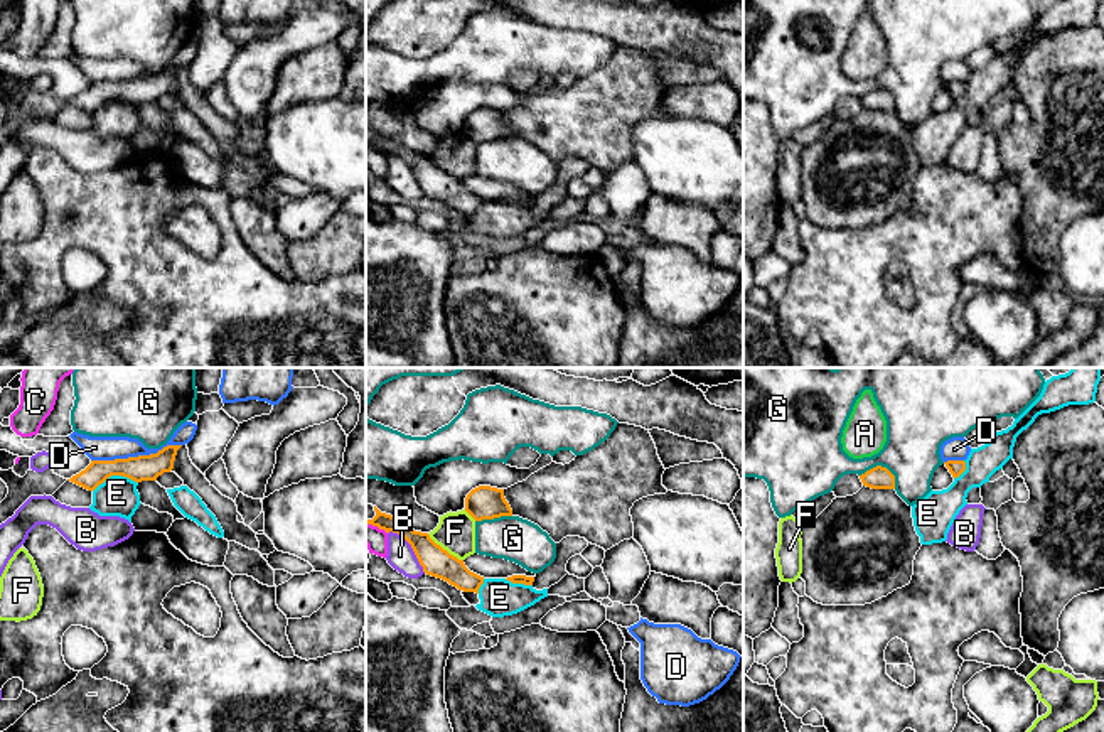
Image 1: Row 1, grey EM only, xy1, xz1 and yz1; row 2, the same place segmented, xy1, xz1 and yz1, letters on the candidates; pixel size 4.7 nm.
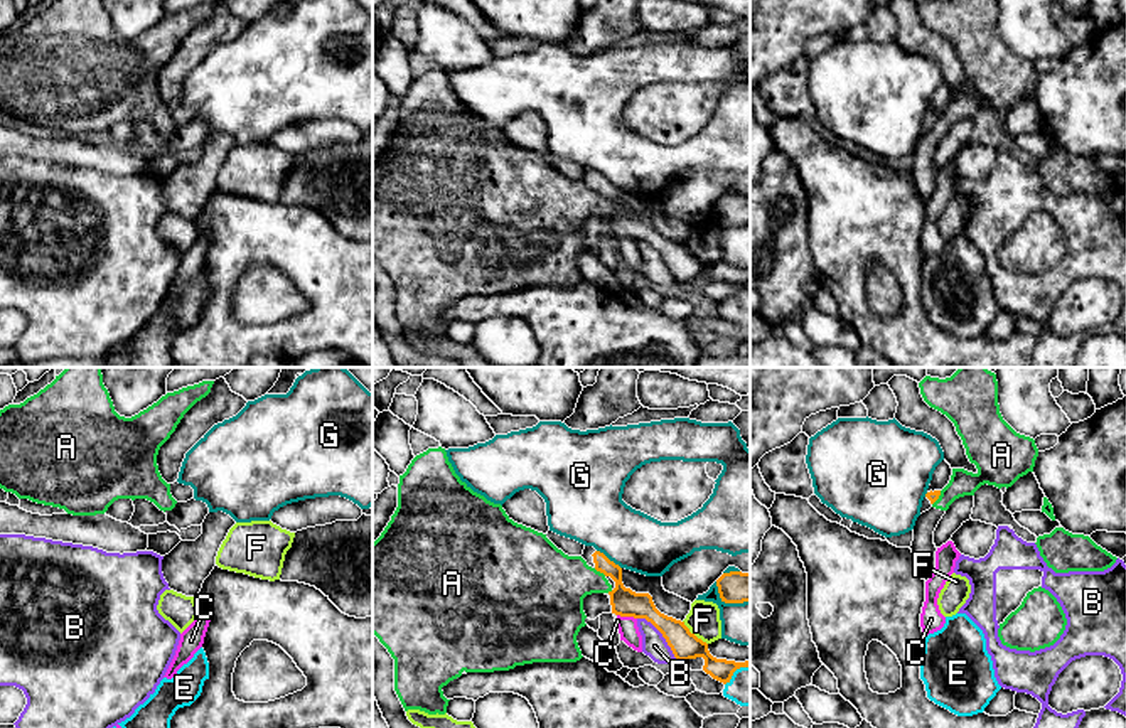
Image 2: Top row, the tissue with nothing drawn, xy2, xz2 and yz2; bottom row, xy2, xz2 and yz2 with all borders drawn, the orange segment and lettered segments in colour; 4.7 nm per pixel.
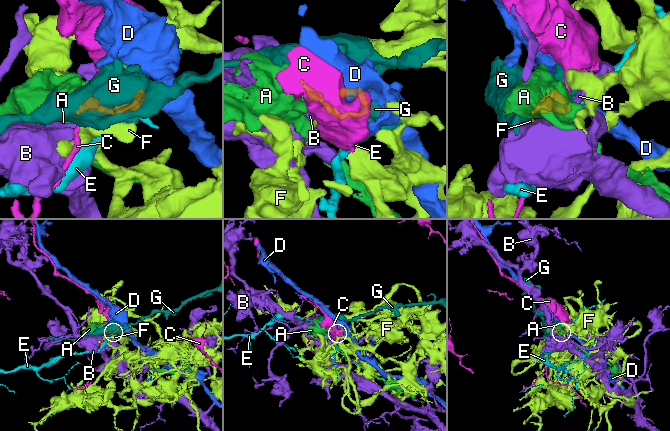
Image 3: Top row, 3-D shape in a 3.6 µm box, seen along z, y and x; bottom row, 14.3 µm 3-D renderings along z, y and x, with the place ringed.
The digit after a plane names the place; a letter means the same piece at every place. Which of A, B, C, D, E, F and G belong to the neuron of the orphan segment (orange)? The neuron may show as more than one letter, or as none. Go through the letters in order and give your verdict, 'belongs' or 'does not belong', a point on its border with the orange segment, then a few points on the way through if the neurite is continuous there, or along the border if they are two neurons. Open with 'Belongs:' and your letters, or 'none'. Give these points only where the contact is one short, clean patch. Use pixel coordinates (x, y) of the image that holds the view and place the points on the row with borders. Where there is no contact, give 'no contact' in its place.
Belongs: none
A: does not belong; meets orange in xz2 at (600, 572); border along xz2 (594, 568), (605, 575)
B: does not belong; meets orange in xz1 at (412, 547); border along xz1 (390, 530), (396, 532), (410, 545), (425, 572)
C: does not belong; meets orange in xz2 at (627, 615); border along xz2 (617, 614), (636, 619)
D: does not belong; meets orange in xy1 at (135, 457)
E: does not belong; meets orange in xy1 at (115, 474); border along xy1 (137, 481), (127, 476), (108, 476), (93, 491)
F: does not belong; meets orange in xz1 at (445, 550)
G: does not belong; meets orange in yz1 at (884, 468)

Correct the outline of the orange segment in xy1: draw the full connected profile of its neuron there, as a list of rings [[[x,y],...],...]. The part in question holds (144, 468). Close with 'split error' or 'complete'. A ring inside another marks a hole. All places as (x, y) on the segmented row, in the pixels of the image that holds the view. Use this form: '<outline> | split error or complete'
[[[167,445],[157,454],[128,459],[91,460],[84,471],[67,481],[88,491],[94,491],[111,476],[123,476],[135,482],[157,481],[158,476],[174,469],[174,460],[180,447],[182,445]]] | complete

